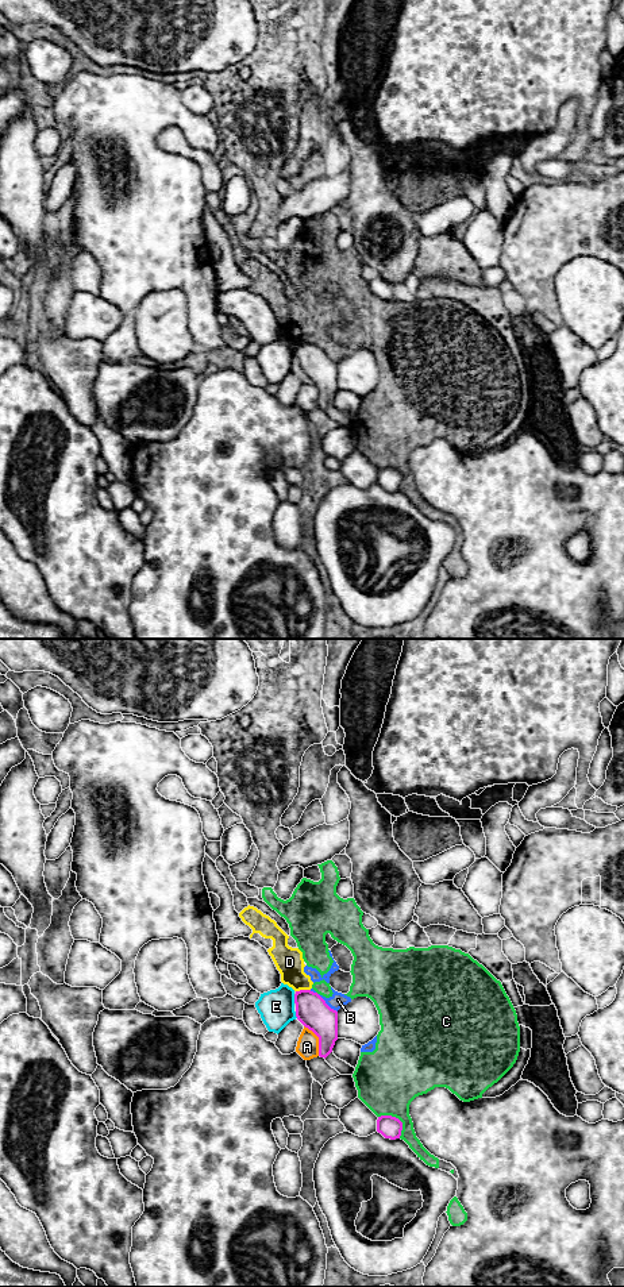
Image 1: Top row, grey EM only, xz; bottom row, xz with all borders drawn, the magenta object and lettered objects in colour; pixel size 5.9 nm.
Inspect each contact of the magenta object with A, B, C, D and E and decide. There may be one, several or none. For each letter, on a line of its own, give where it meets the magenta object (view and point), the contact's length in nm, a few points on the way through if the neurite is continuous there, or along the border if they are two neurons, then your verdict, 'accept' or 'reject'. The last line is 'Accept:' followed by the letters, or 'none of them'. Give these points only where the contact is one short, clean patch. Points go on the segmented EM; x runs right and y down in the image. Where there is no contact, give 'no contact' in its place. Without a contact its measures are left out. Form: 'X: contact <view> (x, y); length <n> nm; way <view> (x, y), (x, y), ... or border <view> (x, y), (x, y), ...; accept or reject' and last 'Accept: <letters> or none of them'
A: contact xz (319, 1040); length 200 nm; border xz (304, 1025), (318, 1037), (319, 1055); reject
B: contact xz (326, 1004); length 160 nm; border xz (318, 994), (336, 1012); reject
C: contact xz (397, 1118); length 190 nm; reject
D: contact xz (303, 990); length 90 nm; border xz (309, 989), (296, 991); reject
E: contact xz (295, 998); length 60 nm; border xz (293, 994), (295, 1002); reject
Accept: none of them

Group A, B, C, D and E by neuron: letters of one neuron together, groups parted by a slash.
A / B C D / E

